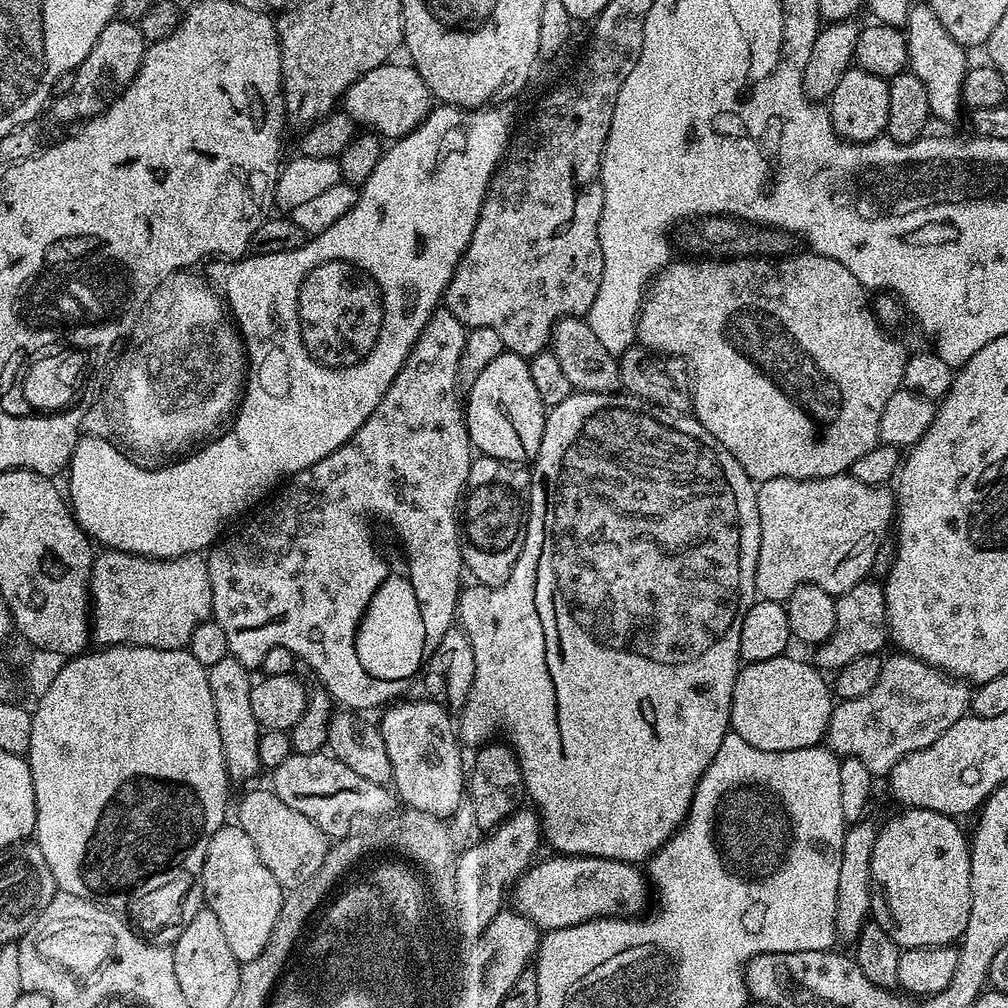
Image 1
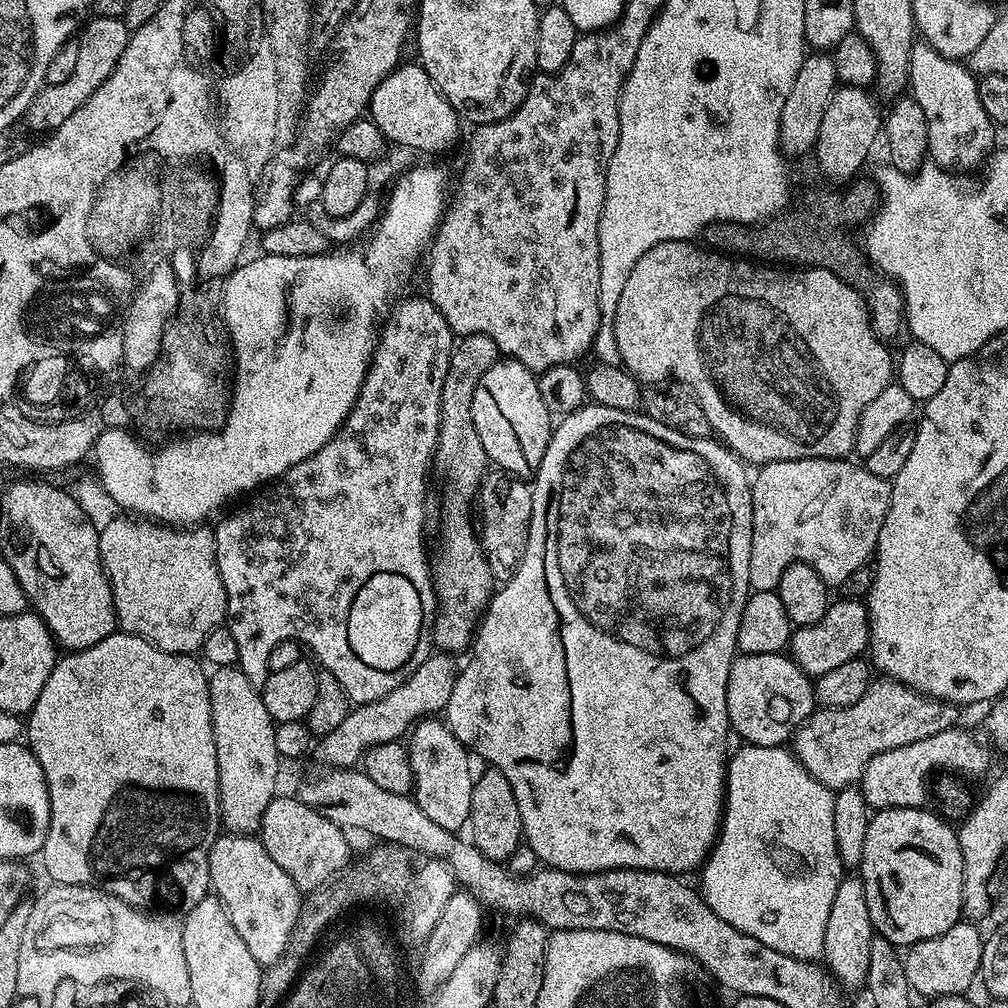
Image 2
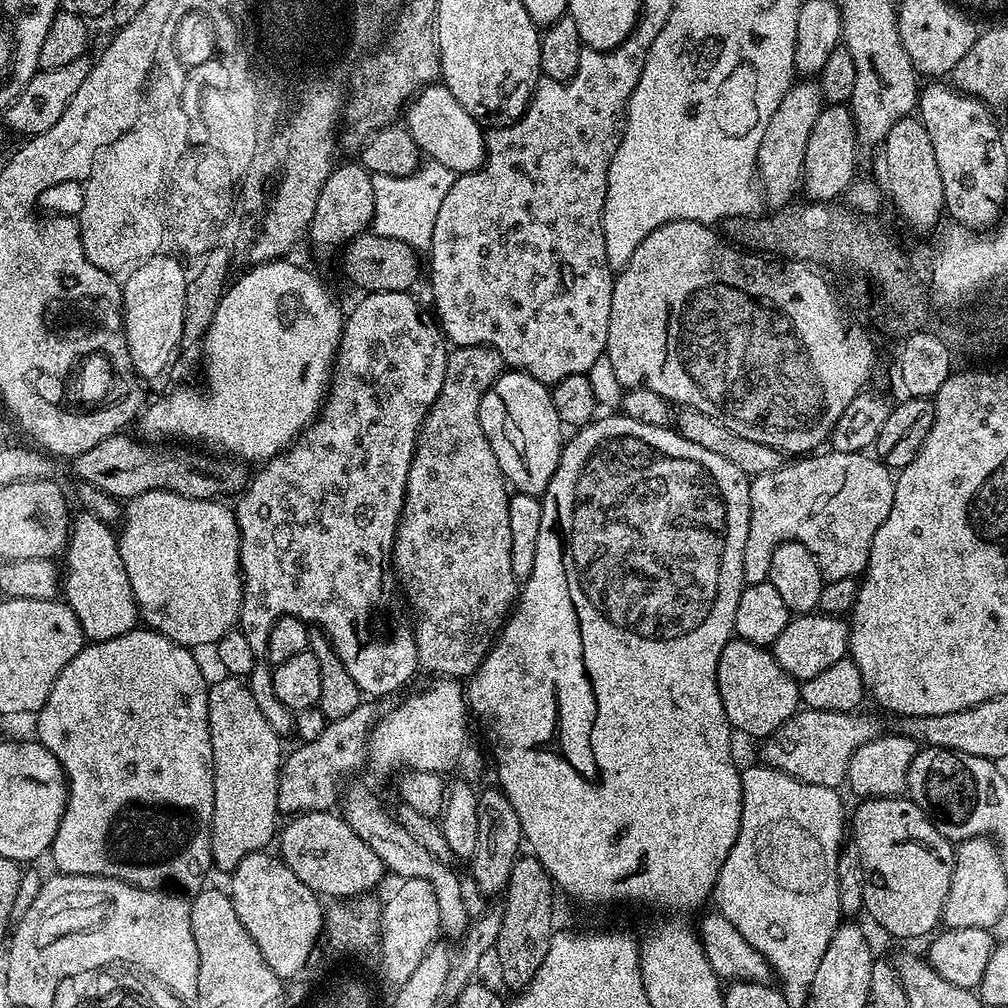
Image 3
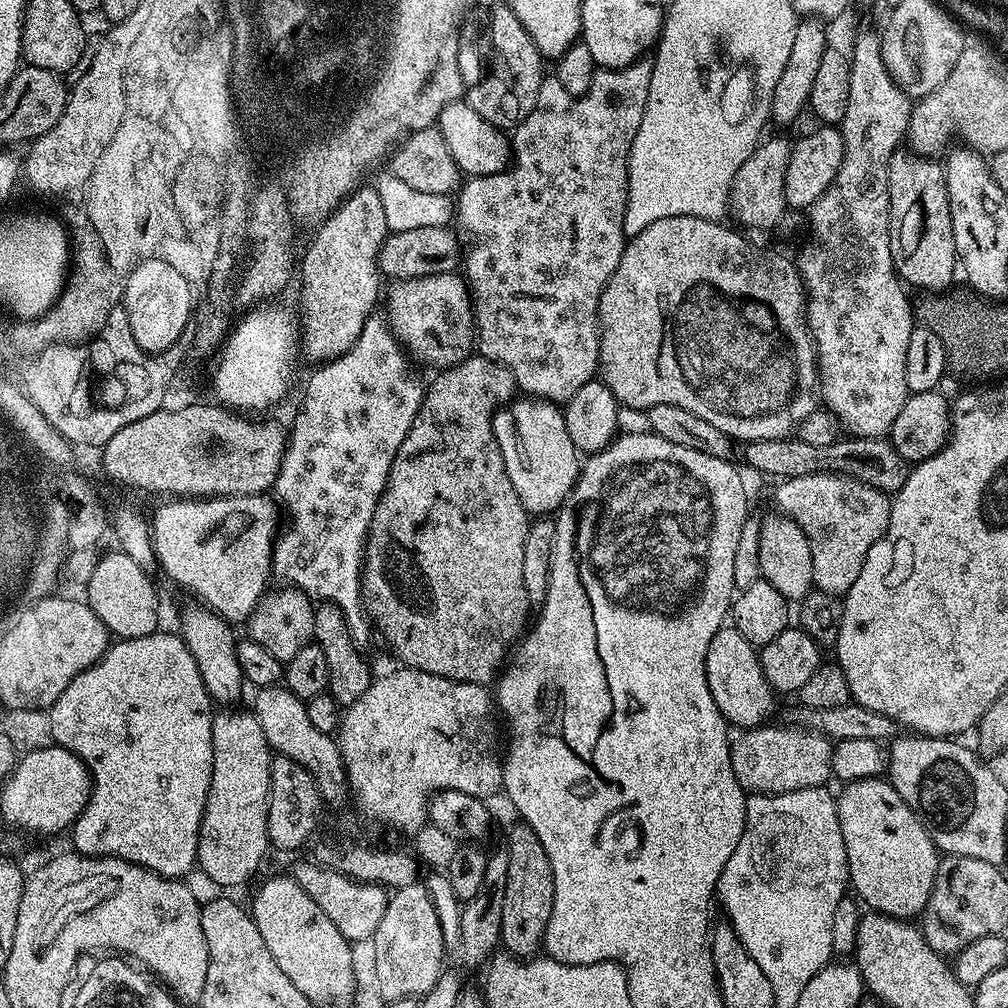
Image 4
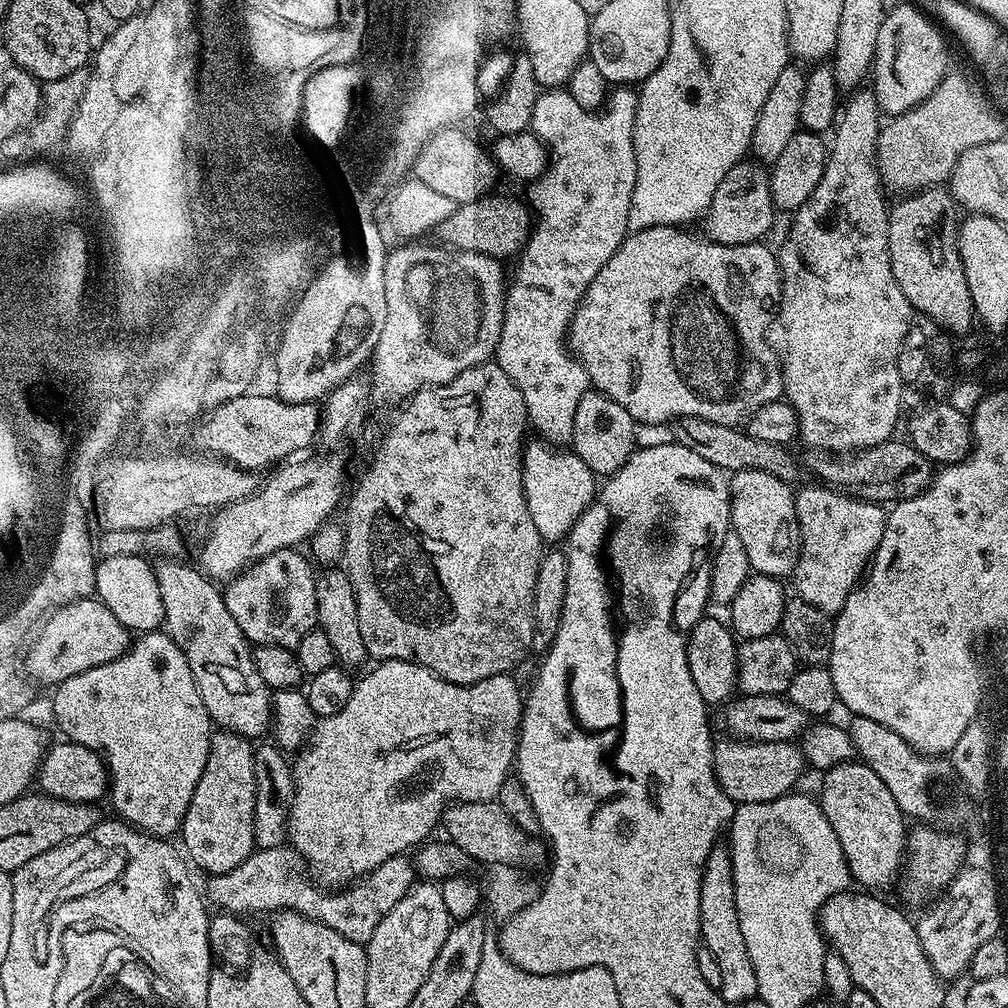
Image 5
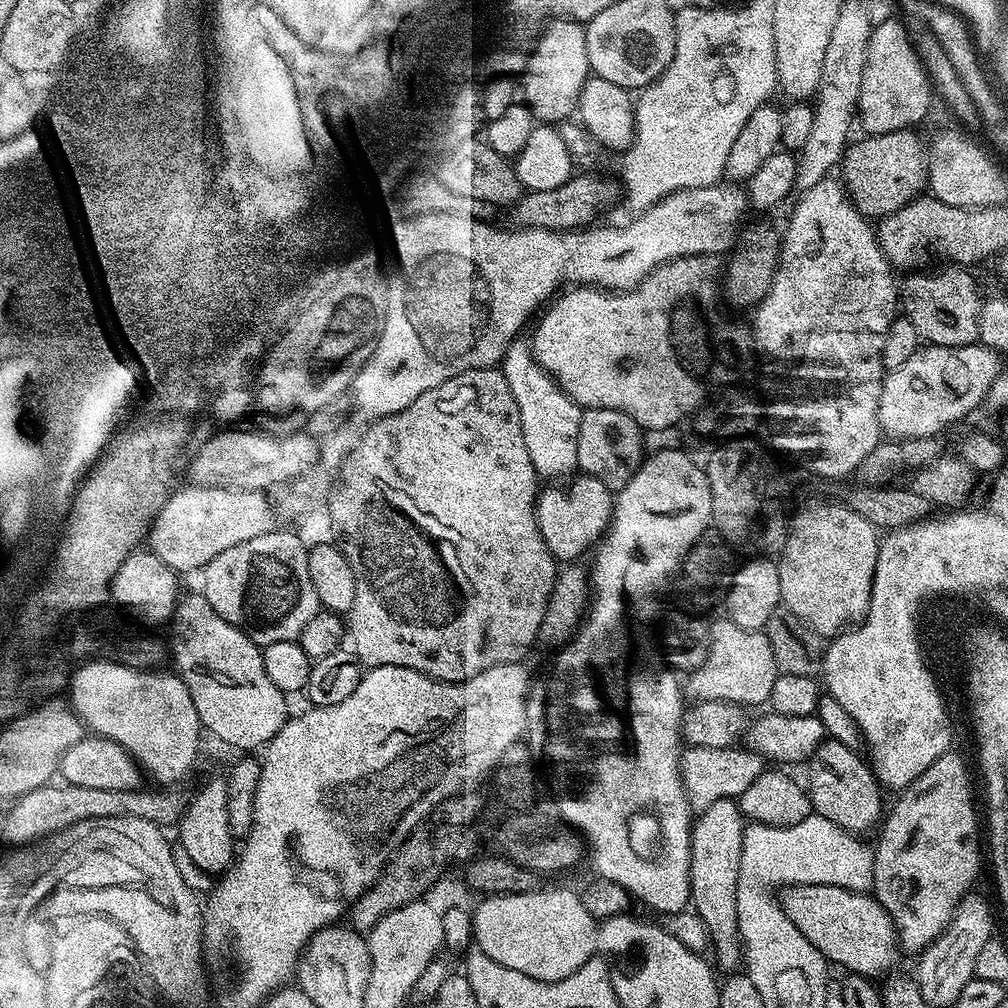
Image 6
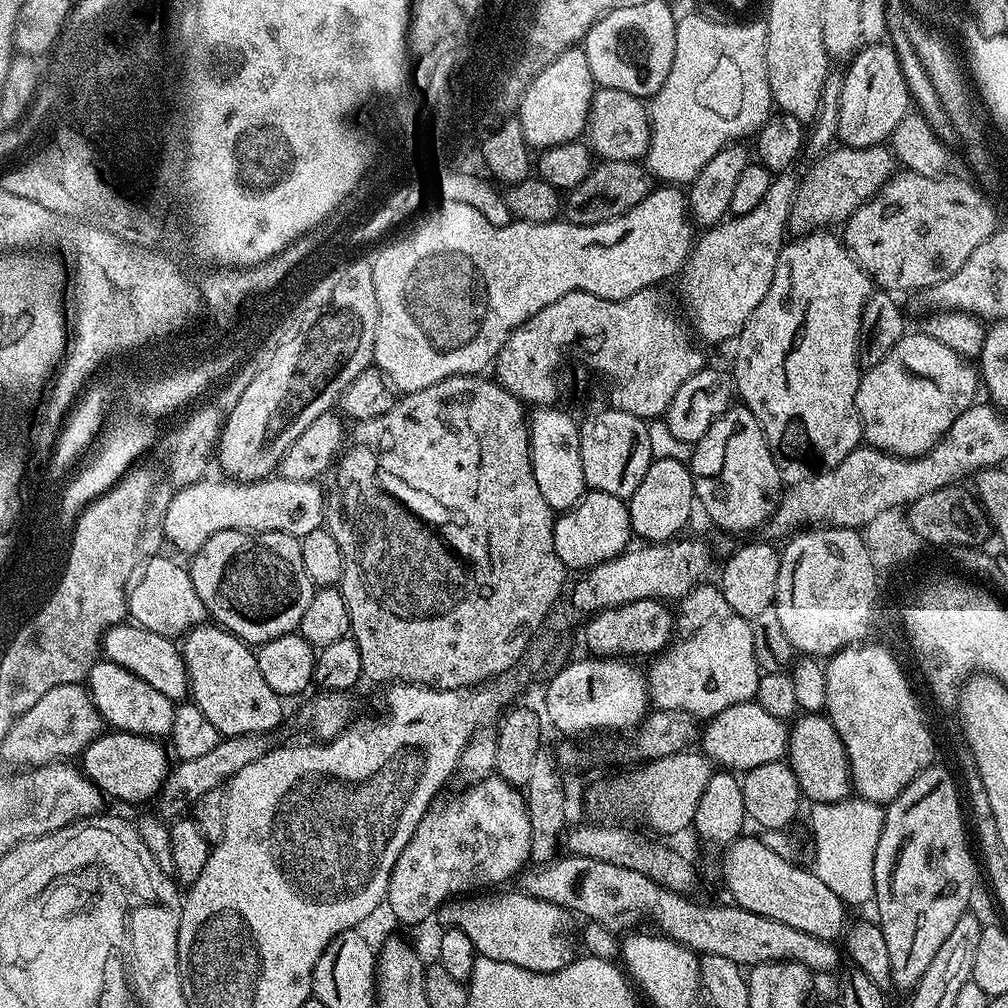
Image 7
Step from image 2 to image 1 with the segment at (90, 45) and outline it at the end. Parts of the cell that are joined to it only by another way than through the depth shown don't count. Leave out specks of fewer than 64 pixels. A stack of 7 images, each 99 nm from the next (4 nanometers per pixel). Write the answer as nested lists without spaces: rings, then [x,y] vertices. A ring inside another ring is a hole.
[[[123,18],[110,21],[106,30],[102,30],[90,54],[86,54],[86,58],[71,77],[72,85],[60,97],[57,95],[51,101],[50,112],[52,108],[53,114],[60,120],[83,122],[104,111],[136,76],[145,47],[146,41],[140,33],[139,23]]]

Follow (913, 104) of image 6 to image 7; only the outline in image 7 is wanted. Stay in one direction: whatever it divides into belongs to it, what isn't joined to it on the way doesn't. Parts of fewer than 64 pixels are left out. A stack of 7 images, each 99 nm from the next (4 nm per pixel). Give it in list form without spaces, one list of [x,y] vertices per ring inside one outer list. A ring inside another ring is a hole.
[[[891,43],[864,44],[847,61],[848,72],[843,73],[844,93],[840,99],[840,121],[836,135],[839,143],[845,148],[874,148],[883,145],[892,135],[892,131],[906,118],[913,107],[912,95],[908,91],[906,71],[900,65],[901,53],[893,48]]]

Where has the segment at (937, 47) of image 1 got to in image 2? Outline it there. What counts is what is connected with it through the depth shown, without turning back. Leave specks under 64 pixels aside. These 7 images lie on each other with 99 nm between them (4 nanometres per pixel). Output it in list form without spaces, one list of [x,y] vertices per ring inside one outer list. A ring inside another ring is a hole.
[[[913,43],[908,63],[907,91],[926,113],[931,163],[957,174],[968,174],[971,168],[979,169],[992,155],[997,147],[998,128],[982,107],[978,98],[978,80],[971,68],[961,61],[946,58],[933,44]]]

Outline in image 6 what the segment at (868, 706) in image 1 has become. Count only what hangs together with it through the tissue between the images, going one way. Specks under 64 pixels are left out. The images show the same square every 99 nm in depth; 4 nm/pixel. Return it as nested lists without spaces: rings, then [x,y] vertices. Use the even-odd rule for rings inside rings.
[[[710,746],[683,749],[680,757],[680,777],[686,790],[688,805],[693,813],[699,814],[719,800],[736,800],[744,790],[753,785],[754,780],[766,769],[764,757],[757,752],[750,752],[745,747],[712,749]]]

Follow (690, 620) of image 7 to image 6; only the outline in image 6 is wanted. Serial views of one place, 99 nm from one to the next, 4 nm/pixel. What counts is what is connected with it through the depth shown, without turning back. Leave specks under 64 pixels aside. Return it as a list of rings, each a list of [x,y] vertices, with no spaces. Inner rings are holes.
[[[727,618],[713,619],[710,624],[708,657],[704,659],[702,667],[687,677],[686,692],[696,702],[721,700],[741,706],[764,706],[768,703],[770,690],[774,690],[777,675],[774,650],[763,631],[746,630]]]

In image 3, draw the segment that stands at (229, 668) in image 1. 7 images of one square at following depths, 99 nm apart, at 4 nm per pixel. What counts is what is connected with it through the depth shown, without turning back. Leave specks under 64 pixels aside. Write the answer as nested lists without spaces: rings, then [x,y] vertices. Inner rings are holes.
[[[225,675],[224,680],[220,680],[217,684],[213,683],[208,689],[208,725],[210,726],[210,738],[212,739],[212,781],[214,782],[214,818],[212,819],[212,863],[217,869],[221,868],[224,874],[230,874],[242,862],[242,858],[246,858],[255,852],[263,852],[269,847],[268,843],[273,843],[274,837],[278,832],[278,824],[276,819],[282,816],[280,807],[278,806],[278,782],[280,781],[280,765],[282,763],[282,751],[280,752],[280,744],[282,738],[274,730],[270,730],[270,726],[266,723],[266,718],[262,714],[262,710],[258,710],[258,705],[254,702],[254,694],[250,694],[247,683],[243,679],[235,676]]]

